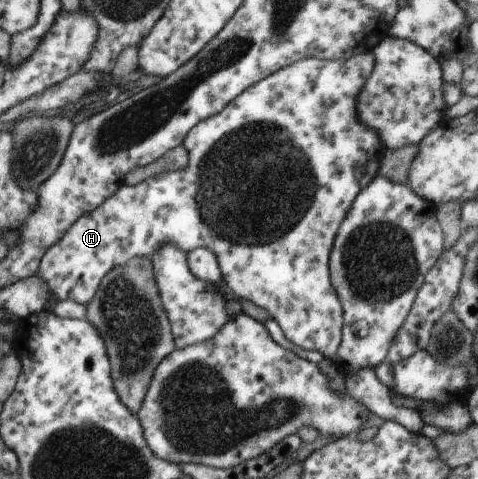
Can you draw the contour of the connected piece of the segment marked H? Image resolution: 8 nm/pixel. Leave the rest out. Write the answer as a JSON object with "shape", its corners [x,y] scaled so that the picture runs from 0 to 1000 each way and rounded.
{"shape":[[[757,102],[749,115],[741,115],[726,125],[636,121],[634,125],[615,129],[609,138],[565,154],[565,159],[544,167],[538,175],[515,184],[458,238],[414,255],[400,276],[393,276],[389,292],[383,299],[393,317],[393,347],[385,355],[339,359],[316,372],[305,372],[305,376],[293,380],[293,384],[285,384],[285,388],[266,388],[257,380],[230,413],[222,413],[192,443],[172,447],[138,480],[130,499],[121,501],[117,509],[109,509],[96,522],[96,530],[88,534],[77,574],[100,593],[100,605],[105,605],[115,622],[113,630],[119,633],[134,624],[151,624],[182,639],[201,616],[201,610],[205,610],[213,580],[220,580],[230,564],[238,564],[243,555],[259,555],[264,547],[272,547],[278,539],[310,537],[316,541],[347,509],[364,509],[372,522],[381,522],[385,528],[402,526],[402,522],[410,522],[416,516],[439,518],[452,530],[452,541],[462,562],[471,564],[473,597],[490,610],[490,618],[517,624],[521,630],[536,635],[536,641],[552,643],[569,660],[569,666],[586,676],[586,685],[598,697],[598,706],[607,714],[615,714],[619,722],[628,722],[628,727],[636,727],[638,731],[674,735],[680,747],[703,756],[707,727],[711,727],[711,714],[715,714],[720,656],[711,622],[707,622],[707,614],[695,599],[695,589],[688,580],[688,530],[695,524],[703,484],[707,484],[715,459],[724,455],[724,443],[732,438],[736,422],[757,399],[757,392],[774,384],[793,363],[795,334],[799,334],[805,317],[803,301],[799,301],[795,284],[787,280],[787,271],[762,263],[749,251],[753,242],[745,234],[753,188],[762,184],[762,175],[766,175],[770,159],[778,154],[782,138],[785,121],[780,109],[770,109],[764,102]]]}

